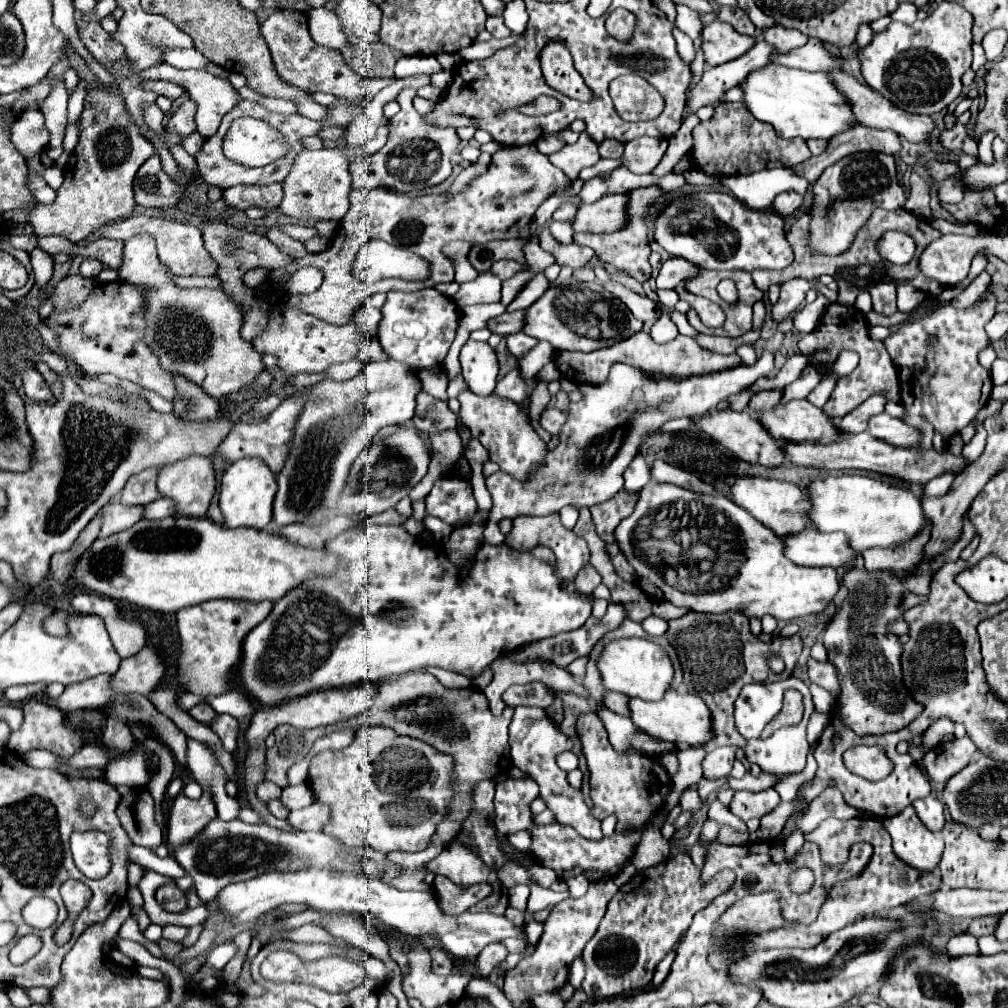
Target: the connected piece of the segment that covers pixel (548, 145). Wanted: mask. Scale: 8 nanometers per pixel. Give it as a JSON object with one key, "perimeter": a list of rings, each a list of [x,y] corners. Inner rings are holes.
{"perimeter":[[[545,136],[545,138],[539,138],[537,146],[539,146],[539,150],[543,154],[553,154],[553,152],[563,148],[563,142],[559,138],[555,138],[555,136]]]}

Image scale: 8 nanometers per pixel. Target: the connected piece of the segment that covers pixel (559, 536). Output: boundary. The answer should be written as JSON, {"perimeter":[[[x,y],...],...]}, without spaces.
{"perimeter":[[[553,512],[549,516],[519,516],[513,520],[513,530],[505,540],[509,546],[513,546],[515,550],[531,550],[535,546],[547,546],[555,552],[557,558],[557,574],[561,578],[575,578],[577,572],[589,564],[589,548],[587,542],[583,538],[579,538],[573,530],[567,530],[561,522],[559,522],[559,514]]]}

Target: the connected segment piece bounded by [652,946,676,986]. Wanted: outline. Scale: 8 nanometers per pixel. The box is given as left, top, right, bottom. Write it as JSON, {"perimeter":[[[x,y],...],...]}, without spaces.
{"perimeter":[[[676,946],[671,949],[671,952],[657,965],[656,971],[653,975],[653,984],[659,986],[670,972],[671,965],[675,958]]]}

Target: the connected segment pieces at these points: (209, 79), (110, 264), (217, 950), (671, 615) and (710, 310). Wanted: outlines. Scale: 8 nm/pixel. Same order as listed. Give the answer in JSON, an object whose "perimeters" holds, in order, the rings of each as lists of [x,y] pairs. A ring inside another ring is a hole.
{"perimeters":[[[[161,62],[161,64],[155,64],[155,66],[147,68],[147,70],[143,70],[143,72],[137,72],[135,76],[141,78],[141,80],[169,80],[169,82],[179,84],[181,88],[185,88],[185,92],[189,92],[189,96],[197,102],[195,124],[197,124],[197,132],[199,132],[201,136],[205,136],[205,138],[213,136],[213,134],[217,132],[219,124],[221,124],[221,118],[223,118],[235,104],[241,102],[237,90],[231,86],[231,82],[229,82],[227,78],[213,76],[213,74],[209,74],[209,72],[205,72],[205,70],[191,70],[191,68],[179,70],[179,68],[173,68],[173,66],[165,64],[165,62]]],[[[97,238],[85,244],[85,258],[97,258],[107,268],[121,268],[123,260],[123,242],[121,240],[105,240]]],[[[229,940],[229,942],[225,942],[225,944],[215,946],[215,948],[209,952],[209,956],[207,956],[205,964],[213,966],[213,968],[217,968],[217,970],[223,970],[223,968],[225,968],[225,964],[227,964],[233,956],[237,956],[237,954],[239,954],[237,944],[233,944],[233,942]]],[[[653,601],[652,612],[653,615],[663,618],[665,620],[671,620],[679,618],[691,610],[683,607],[676,607],[667,601]]],[[[683,284],[677,286],[675,290],[677,290],[677,294],[679,294],[681,300],[689,302],[691,308],[697,310],[697,314],[699,314],[699,318],[701,318],[701,322],[703,322],[705,326],[719,326],[721,322],[725,322],[725,312],[723,312],[715,302],[705,300],[703,296],[695,296],[695,294],[687,292]]]]}

